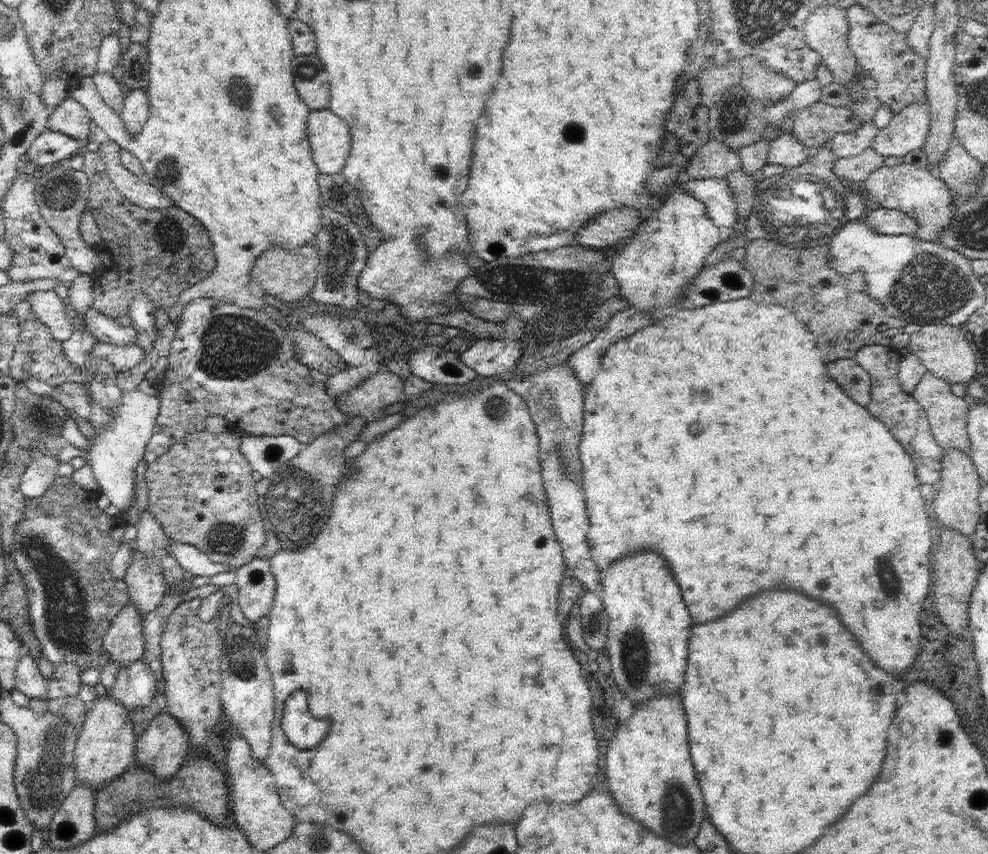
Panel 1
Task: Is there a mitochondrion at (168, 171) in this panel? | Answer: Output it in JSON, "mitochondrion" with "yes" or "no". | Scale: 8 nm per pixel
{"mitochondrion":"yes"}

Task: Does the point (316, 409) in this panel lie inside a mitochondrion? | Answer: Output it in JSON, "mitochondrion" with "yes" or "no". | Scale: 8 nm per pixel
{"mitochondrion":"no"}

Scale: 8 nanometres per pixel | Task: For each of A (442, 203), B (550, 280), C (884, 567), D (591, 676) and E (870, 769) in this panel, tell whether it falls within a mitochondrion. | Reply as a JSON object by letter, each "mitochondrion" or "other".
{"A":"other","B":"mitochondrion","C":"mitochondrion","D":"other","E":"other"}

